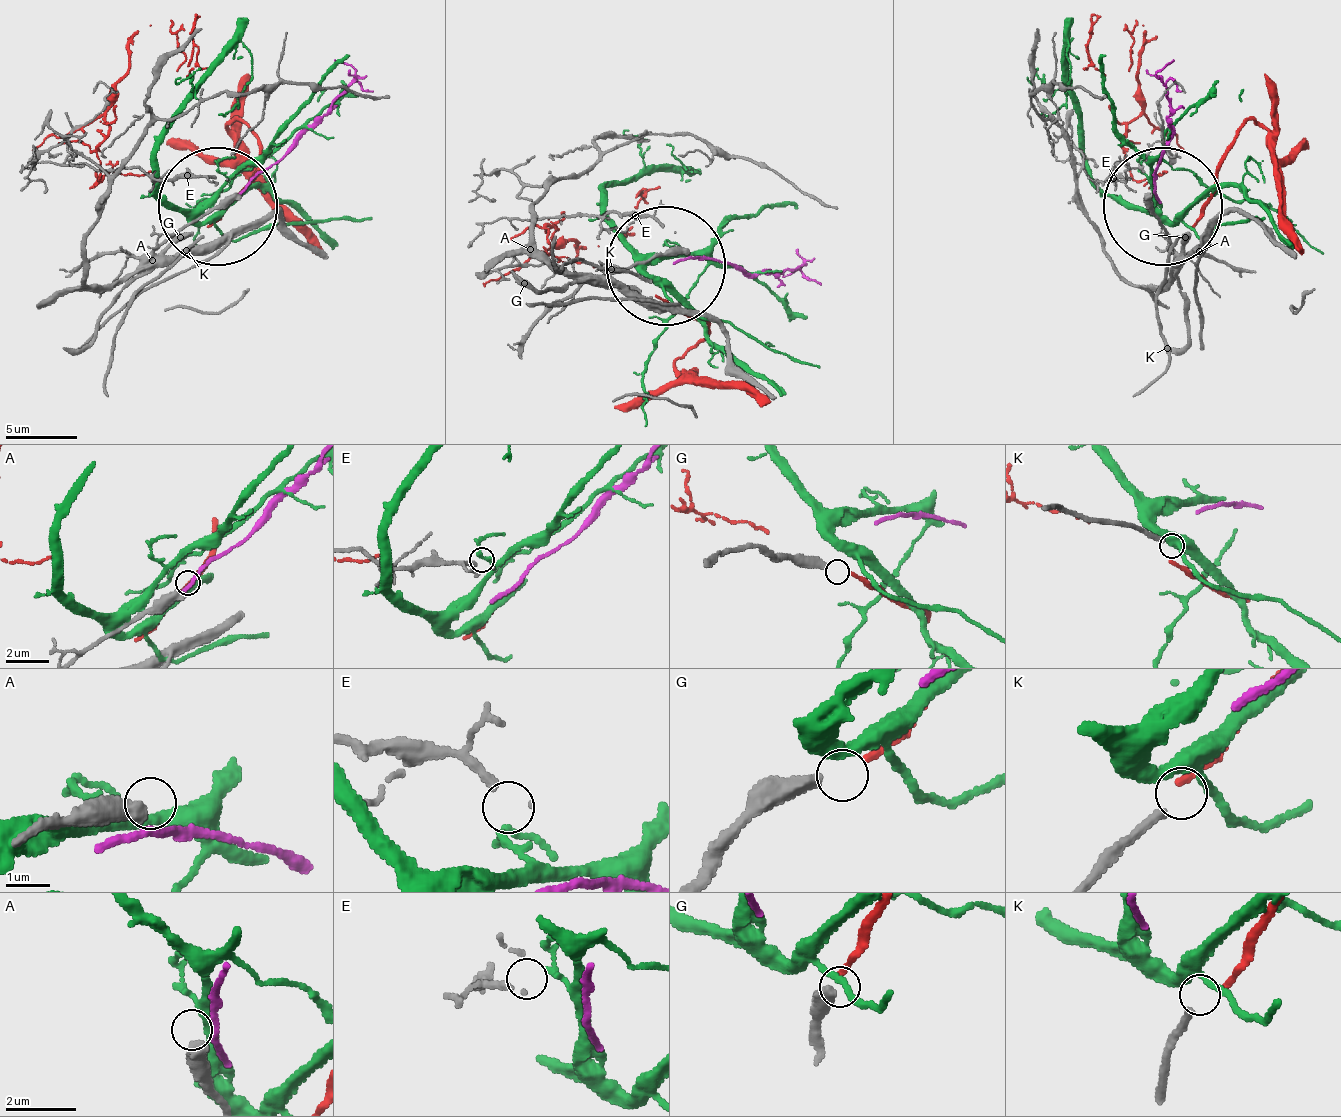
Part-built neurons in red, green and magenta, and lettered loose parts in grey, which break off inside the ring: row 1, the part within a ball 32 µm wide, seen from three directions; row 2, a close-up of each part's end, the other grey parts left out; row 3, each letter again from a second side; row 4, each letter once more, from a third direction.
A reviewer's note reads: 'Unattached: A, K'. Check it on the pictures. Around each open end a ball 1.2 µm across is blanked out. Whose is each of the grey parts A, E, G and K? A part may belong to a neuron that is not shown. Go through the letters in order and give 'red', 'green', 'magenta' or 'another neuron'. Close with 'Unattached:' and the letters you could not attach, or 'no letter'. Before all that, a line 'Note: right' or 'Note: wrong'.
Note: wrong
A: another neuron
E: another neuron
G: red
K: green
Unattached: A, E

